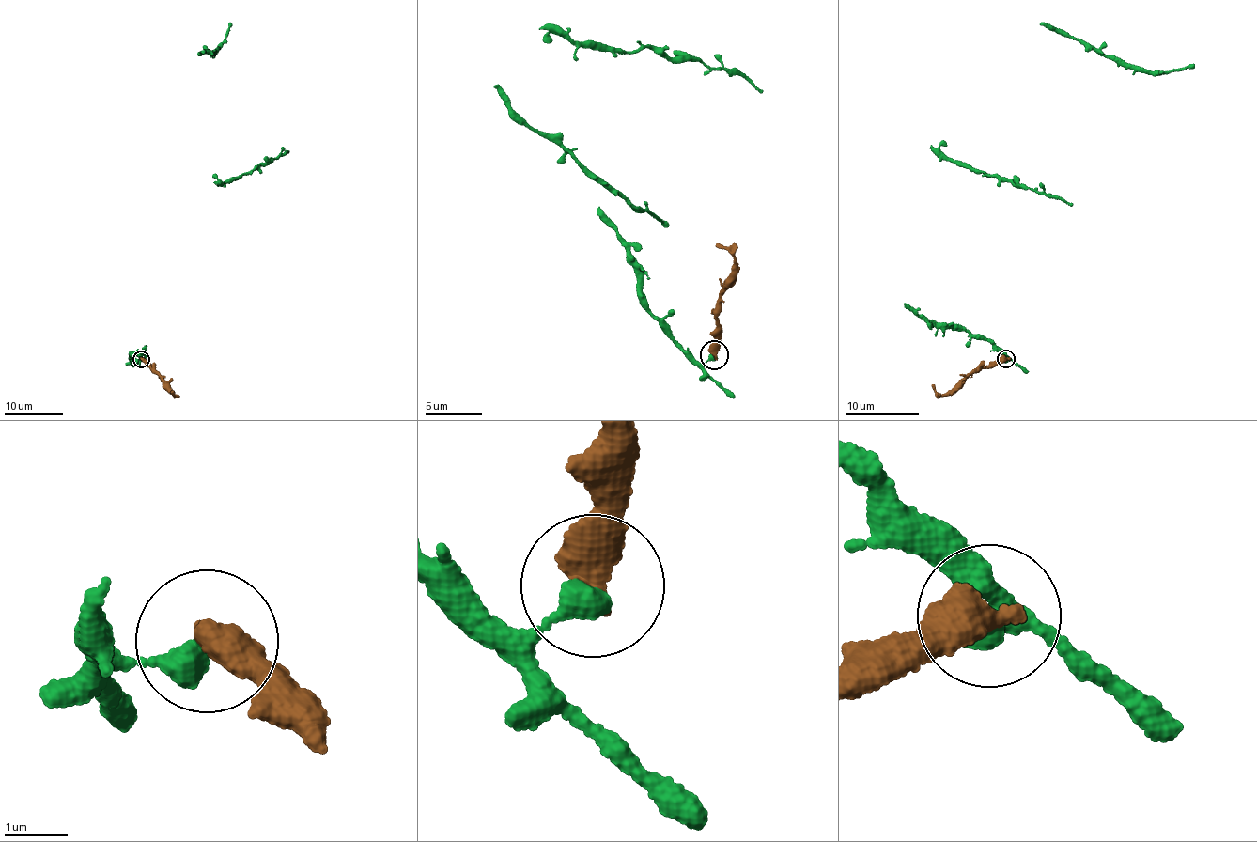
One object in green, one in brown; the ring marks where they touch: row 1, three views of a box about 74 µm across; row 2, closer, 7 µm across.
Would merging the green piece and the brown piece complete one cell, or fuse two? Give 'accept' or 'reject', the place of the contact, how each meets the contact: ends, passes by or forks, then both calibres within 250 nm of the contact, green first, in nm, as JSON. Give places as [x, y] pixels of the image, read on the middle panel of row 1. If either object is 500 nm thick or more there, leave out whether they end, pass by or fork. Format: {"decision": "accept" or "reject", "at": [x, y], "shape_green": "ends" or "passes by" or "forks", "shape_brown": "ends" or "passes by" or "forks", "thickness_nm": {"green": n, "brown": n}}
{"decision": "reject", "at": [714, 354], "thickness_nm": {"green": 440, "brown": 550}}

